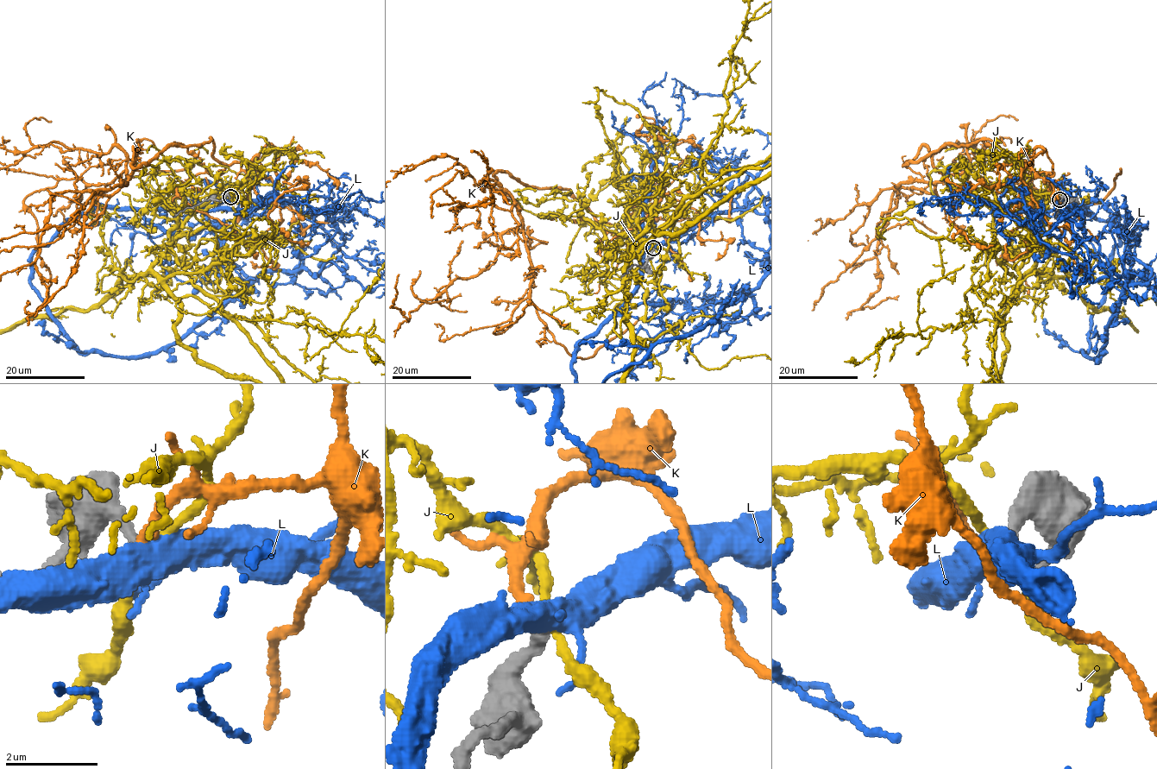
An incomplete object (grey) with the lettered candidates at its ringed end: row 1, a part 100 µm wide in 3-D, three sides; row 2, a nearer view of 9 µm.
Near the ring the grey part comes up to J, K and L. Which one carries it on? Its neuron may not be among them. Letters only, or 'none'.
K

